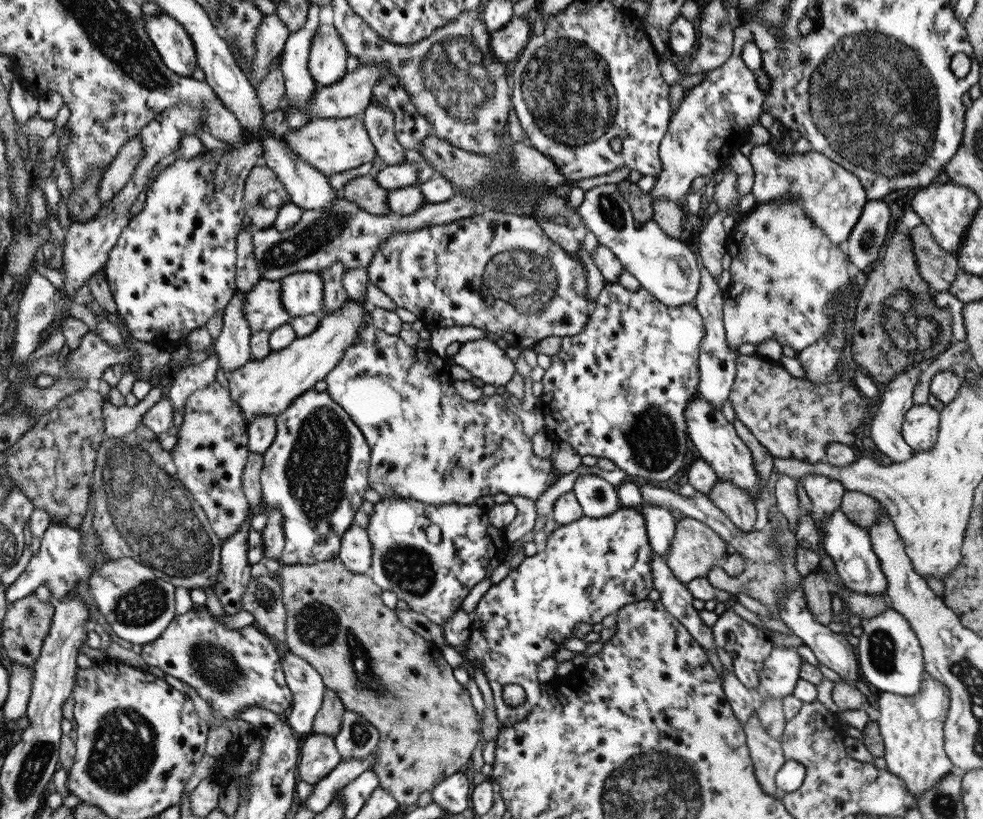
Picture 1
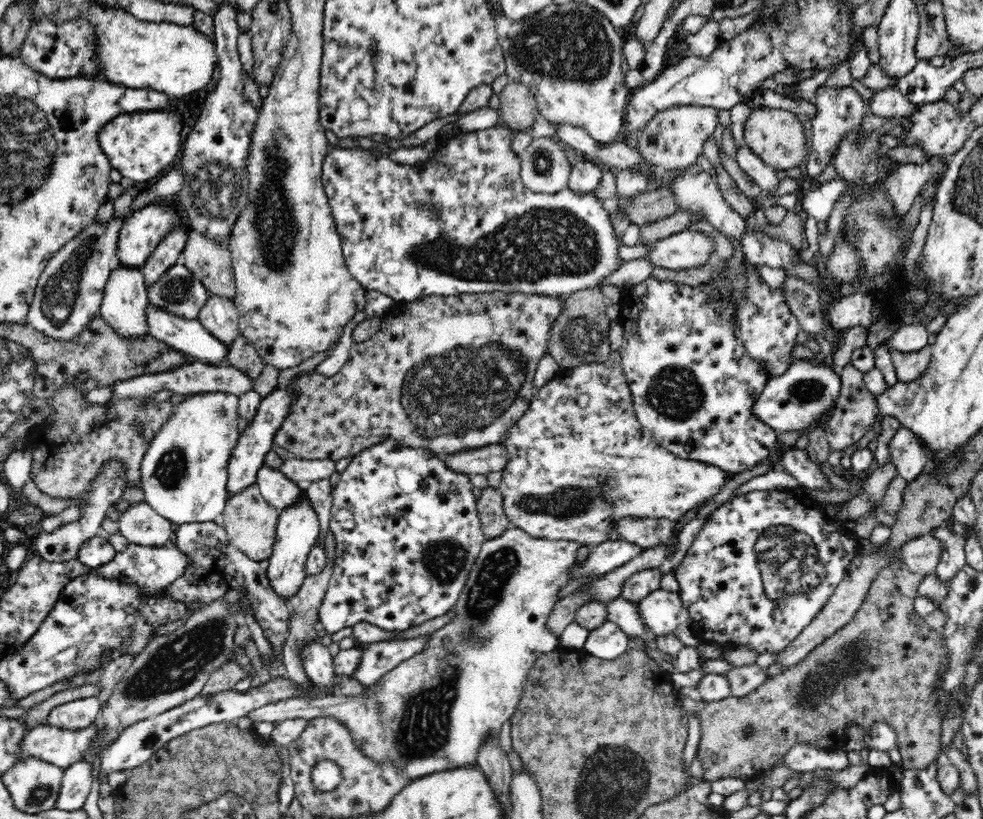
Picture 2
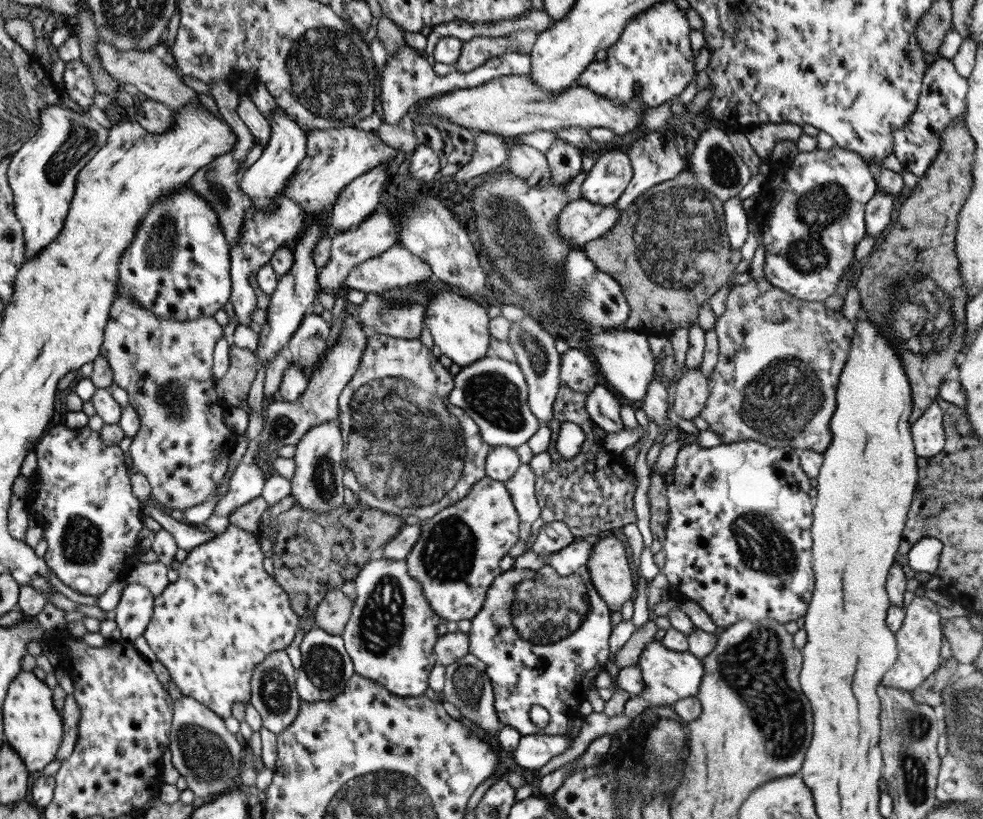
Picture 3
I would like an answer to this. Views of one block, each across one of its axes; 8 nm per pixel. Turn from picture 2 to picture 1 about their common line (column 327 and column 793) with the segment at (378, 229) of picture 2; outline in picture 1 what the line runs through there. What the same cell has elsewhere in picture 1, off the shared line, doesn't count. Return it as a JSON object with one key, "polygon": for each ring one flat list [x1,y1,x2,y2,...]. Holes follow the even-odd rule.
{"polygon":[[755,145,748,156,755,178,752,193,756,204,774,203,786,197,796,197,804,205,806,215,816,227,820,227,832,243,839,245,848,240,869,198,853,172,836,164,821,152,797,151,790,156,776,154,771,145]]}

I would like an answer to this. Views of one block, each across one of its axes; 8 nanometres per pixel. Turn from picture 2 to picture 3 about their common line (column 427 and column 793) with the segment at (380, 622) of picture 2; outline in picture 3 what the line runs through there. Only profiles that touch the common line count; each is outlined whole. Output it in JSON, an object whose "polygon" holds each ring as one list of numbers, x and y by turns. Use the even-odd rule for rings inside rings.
{"polygon":[[754,440,722,443,711,448,706,448,693,441,684,444,678,450,675,463,676,465,668,476,670,488,666,491,666,498,669,506,669,521,665,529,665,544,661,548,666,553,666,564,664,564,664,568,660,571,668,580,670,598,680,603,690,600,700,605,719,629,728,628,728,626,736,624,738,620,759,622,768,618,768,616,783,625,786,622,802,618,807,613,815,590,815,580,811,564,813,554,813,539,811,538,813,506,808,494,808,491,815,483,800,466,799,450,790,447,772,448,770,445,765,445]]}

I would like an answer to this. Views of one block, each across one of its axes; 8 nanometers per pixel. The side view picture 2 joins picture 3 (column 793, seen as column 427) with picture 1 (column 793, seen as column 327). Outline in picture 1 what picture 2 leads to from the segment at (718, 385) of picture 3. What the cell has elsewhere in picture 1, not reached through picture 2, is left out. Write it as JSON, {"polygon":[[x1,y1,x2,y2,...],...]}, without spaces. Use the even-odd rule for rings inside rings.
{"polygon":[[739,354,736,358,736,378,730,388,730,404,736,418,752,435,766,447,773,457,796,459,816,463,824,460,829,444,839,442,855,446,856,430,864,419,864,412,872,400,862,394,857,386,844,384,840,378,828,384,814,384,805,377,794,377,779,362,761,357,759,354,748,356]]}

